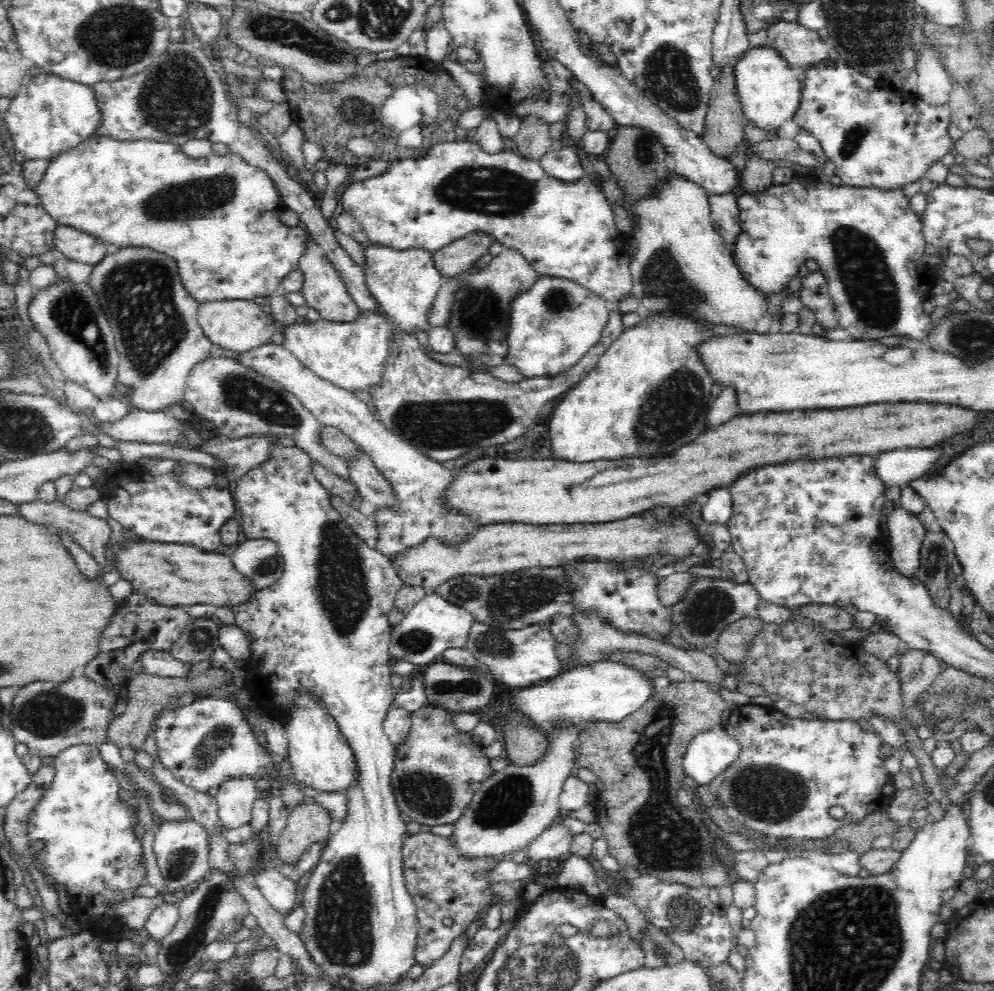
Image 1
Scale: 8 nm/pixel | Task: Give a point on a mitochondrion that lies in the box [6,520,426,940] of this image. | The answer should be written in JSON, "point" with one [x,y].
{"point":[50,713]}

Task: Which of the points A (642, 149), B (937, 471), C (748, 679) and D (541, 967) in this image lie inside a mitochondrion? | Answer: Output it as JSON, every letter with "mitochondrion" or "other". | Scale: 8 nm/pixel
{"A":"mitochondrion","B":"other","C":"other","D":"mitochondrion"}

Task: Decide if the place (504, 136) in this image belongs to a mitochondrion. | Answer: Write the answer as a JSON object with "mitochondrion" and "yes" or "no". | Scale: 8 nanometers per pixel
{"mitochondrion":"no"}

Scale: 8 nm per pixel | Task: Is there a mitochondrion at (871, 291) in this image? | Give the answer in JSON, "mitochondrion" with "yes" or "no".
{"mitochondrion":"yes"}

